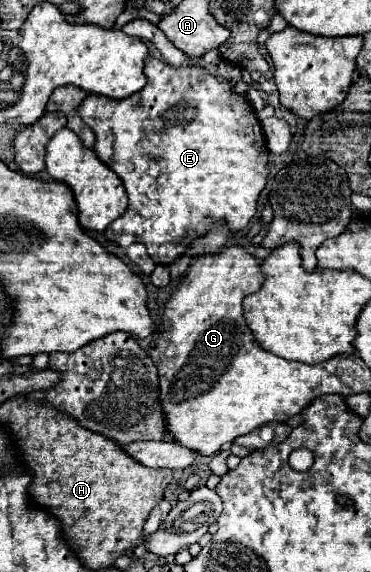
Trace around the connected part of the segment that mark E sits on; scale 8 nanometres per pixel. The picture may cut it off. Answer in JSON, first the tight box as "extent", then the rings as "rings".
{"extent":[78,55,270,265],"rings":[[[148,55],[148,57],[144,59],[144,75],[146,75],[148,83],[146,83],[146,87],[144,87],[142,91],[138,91],[136,95],[132,95],[132,97],[128,97],[128,99],[122,99],[122,101],[114,101],[114,99],[108,101],[108,99],[104,99],[104,97],[88,95],[88,97],[84,99],[84,103],[80,105],[78,113],[80,113],[82,121],[84,121],[84,123],[94,131],[94,135],[96,135],[94,151],[96,151],[98,159],[100,159],[102,163],[106,163],[106,165],[122,179],[122,183],[124,183],[124,187],[126,187],[126,193],[128,193],[128,199],[130,199],[128,209],[104,231],[104,235],[106,235],[110,241],[118,243],[120,247],[130,247],[132,243],[144,243],[146,249],[148,249],[148,255],[152,257],[152,261],[154,261],[156,265],[170,265],[174,259],[178,259],[178,257],[190,247],[190,243],[192,243],[194,239],[204,237],[204,235],[210,231],[210,227],[212,227],[214,223],[226,223],[232,233],[242,231],[242,229],[248,225],[248,221],[250,221],[250,219],[254,217],[254,213],[256,213],[258,195],[260,195],[260,191],[264,189],[266,179],[268,179],[268,173],[270,173],[270,171],[268,171],[268,155],[270,155],[270,151],[266,149],[266,141],[264,141],[264,133],[262,133],[260,121],[258,121],[258,117],[256,117],[254,107],[252,107],[250,101],[246,99],[246,95],[244,95],[244,93],[240,93],[240,95],[234,93],[230,83],[220,81],[216,75],[208,73],[208,69],[204,69],[204,67],[200,67],[200,65],[172,67],[172,65],[168,65],[166,61],[160,61],[160,59]]]}

